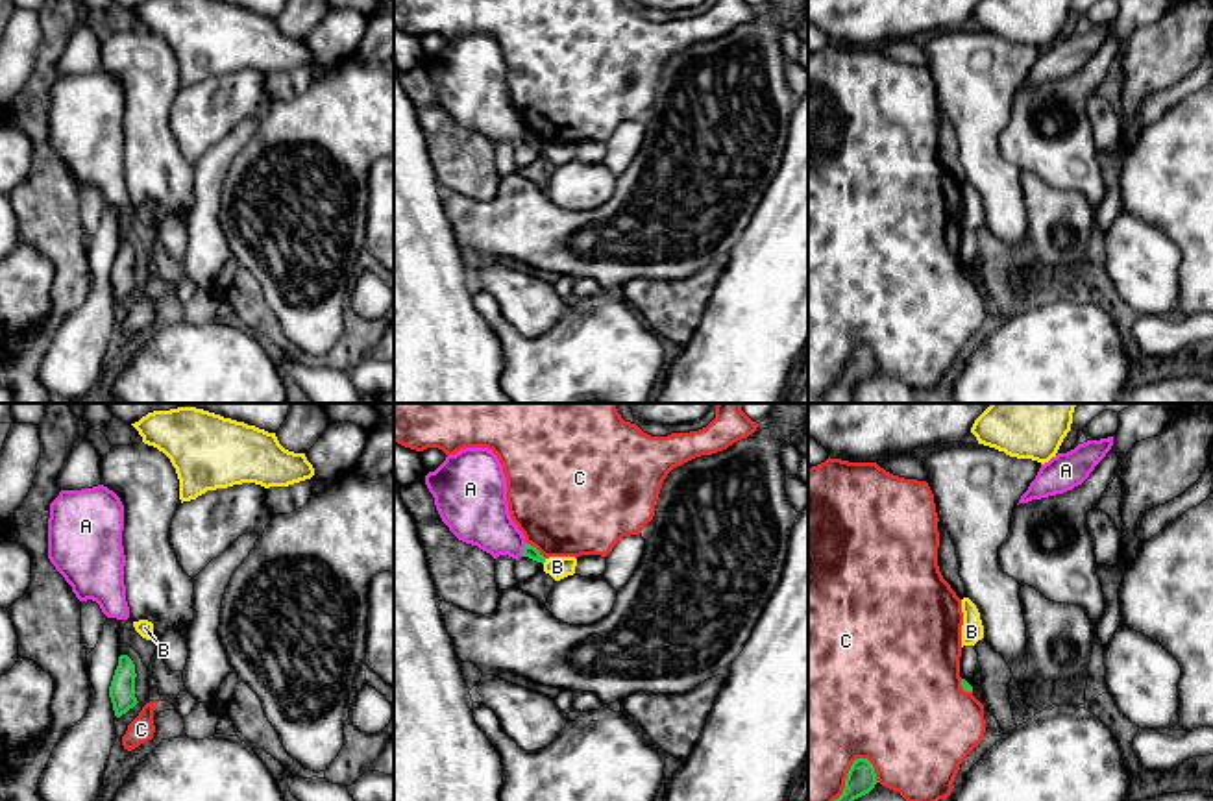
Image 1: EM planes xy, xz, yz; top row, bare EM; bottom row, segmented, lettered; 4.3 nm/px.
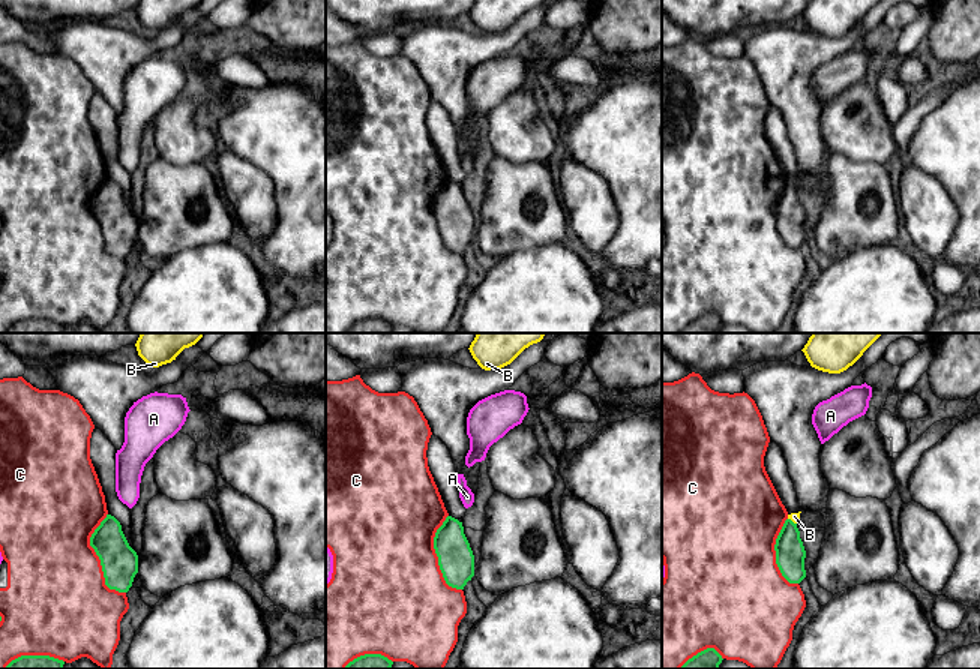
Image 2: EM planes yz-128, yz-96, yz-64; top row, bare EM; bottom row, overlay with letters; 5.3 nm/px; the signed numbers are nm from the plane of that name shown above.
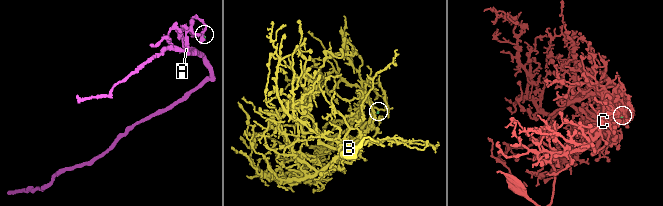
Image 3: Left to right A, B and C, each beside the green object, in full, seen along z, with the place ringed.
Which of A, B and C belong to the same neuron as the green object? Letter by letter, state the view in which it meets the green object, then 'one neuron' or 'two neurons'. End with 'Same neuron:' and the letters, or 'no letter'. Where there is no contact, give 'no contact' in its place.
A: xz | two neurons
B: xz | two neurons
C: yz | two neurons
Same neuron: no letter

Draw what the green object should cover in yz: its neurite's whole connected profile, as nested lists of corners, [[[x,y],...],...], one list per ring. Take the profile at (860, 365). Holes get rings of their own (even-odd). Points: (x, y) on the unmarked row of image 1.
[[[856,344],[847,359],[843,379],[817,403],[854,403],[852,387],[869,379],[876,368],[873,350],[867,344]]]

